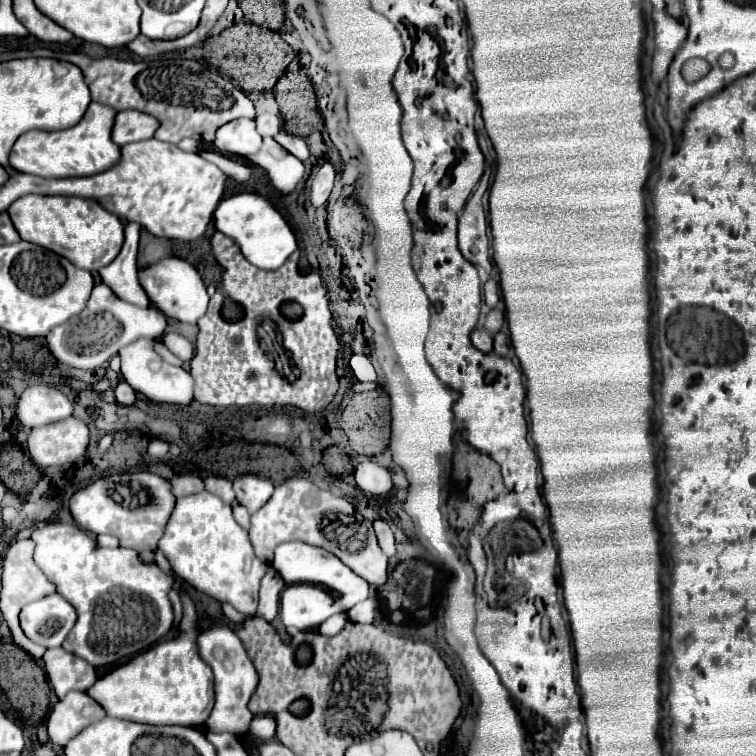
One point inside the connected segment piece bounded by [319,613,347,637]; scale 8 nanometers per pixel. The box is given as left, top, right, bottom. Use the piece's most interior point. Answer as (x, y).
(333, 625)

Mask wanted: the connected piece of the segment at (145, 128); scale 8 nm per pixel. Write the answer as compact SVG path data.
M135 109L119 111L115 115L111 139L117 145L127 145L133 141L151 139L157 127L159 127L159 121L155 121L155 117L149 117L147 113L141 113Z

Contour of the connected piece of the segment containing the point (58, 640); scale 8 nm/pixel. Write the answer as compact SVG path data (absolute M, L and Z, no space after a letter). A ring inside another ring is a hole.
M59 593L25 605L19 615L25 635L47 649L59 647L65 641L75 619L75 609Z

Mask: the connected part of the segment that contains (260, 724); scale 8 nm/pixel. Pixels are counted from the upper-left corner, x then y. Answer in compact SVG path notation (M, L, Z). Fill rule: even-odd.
M255 717L251 721L251 727L249 727L249 733L257 739L263 739L263 741L271 741L275 737L275 719L273 717Z

